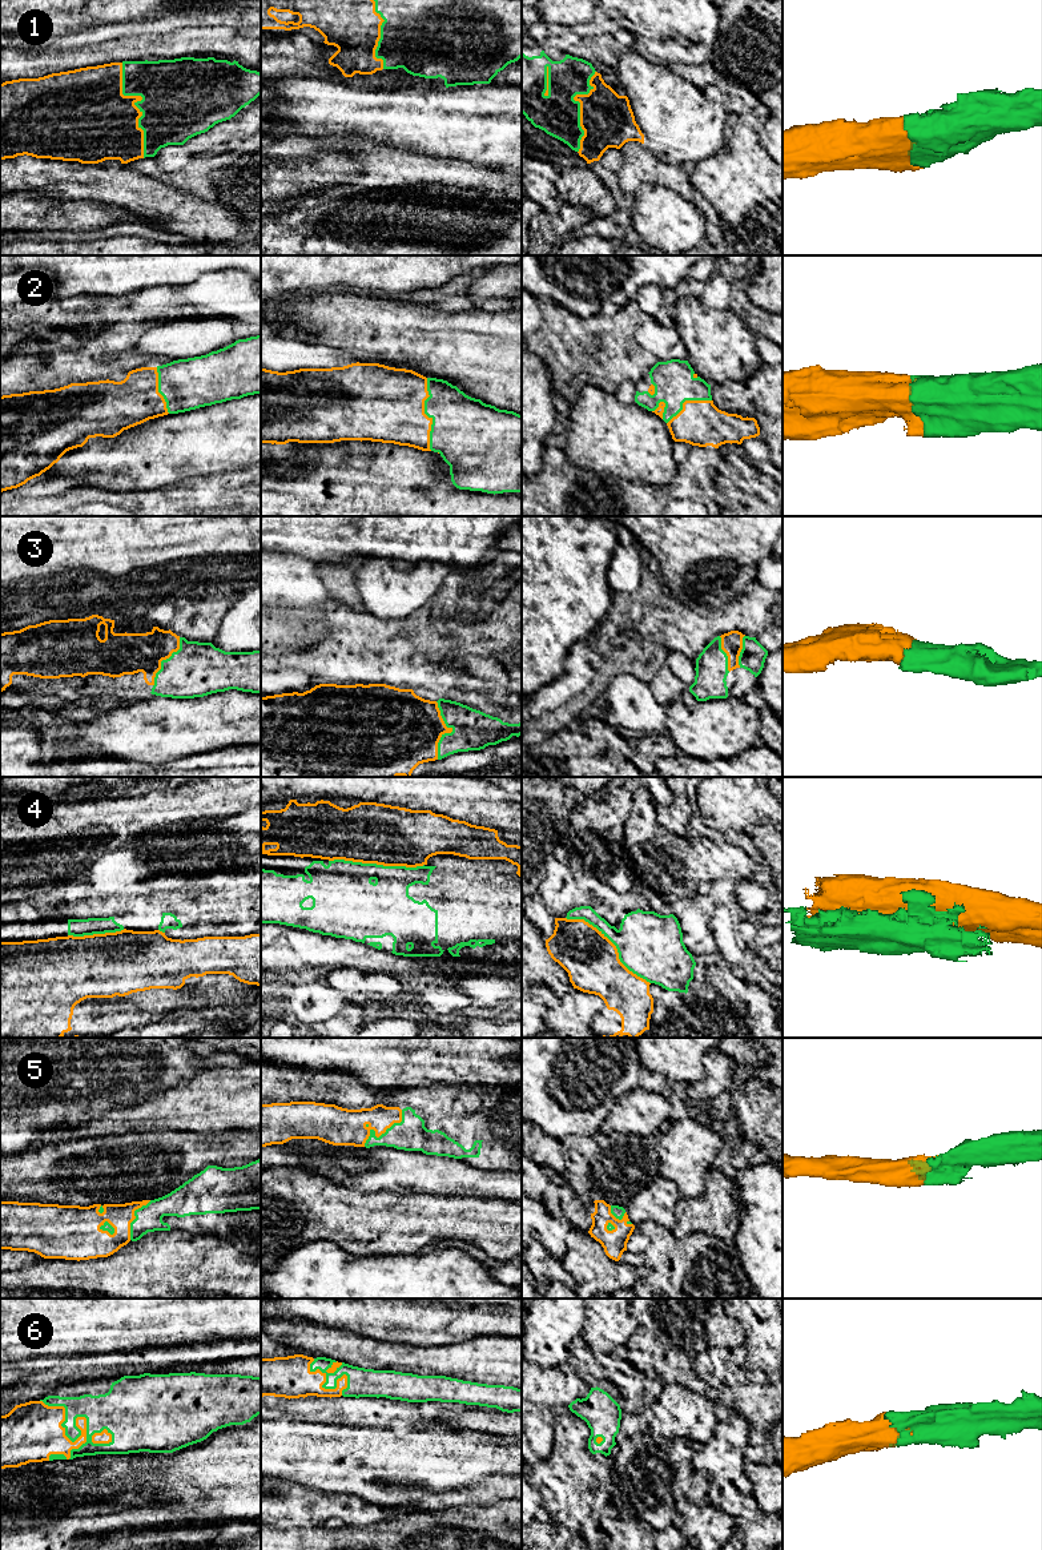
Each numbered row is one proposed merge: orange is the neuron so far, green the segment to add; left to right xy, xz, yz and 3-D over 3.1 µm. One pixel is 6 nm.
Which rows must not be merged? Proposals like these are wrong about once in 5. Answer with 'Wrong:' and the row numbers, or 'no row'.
Wrong: 4

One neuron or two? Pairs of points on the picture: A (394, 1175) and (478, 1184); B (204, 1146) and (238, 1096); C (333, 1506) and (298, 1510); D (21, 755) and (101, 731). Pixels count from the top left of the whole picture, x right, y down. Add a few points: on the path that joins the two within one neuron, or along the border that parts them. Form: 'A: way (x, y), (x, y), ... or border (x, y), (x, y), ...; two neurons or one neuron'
A: way (415, 1175), (441, 1175), (457, 1179); one neuron
B: border (182, 1130), (244, 1131); two neurons
C: way (325, 1506), (306, 1510); one neuron
D: border (21, 724), (40, 733), (45, 763); two neurons

